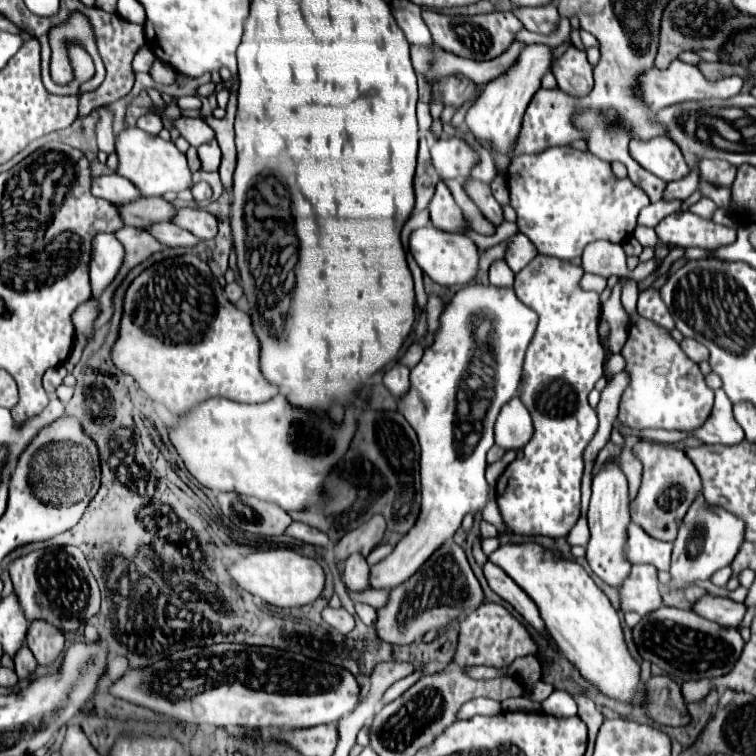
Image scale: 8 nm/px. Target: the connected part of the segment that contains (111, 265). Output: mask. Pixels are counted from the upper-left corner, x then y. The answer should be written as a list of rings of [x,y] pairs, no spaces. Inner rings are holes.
[[[98,234],[92,240],[92,260],[90,260],[90,280],[92,294],[98,296],[116,276],[124,260],[124,248],[114,234]]]

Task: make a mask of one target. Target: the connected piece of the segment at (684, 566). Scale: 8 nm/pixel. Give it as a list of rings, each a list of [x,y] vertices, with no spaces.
[[[702,492],[696,502],[692,502],[682,526],[678,528],[678,536],[672,548],[672,582],[668,588],[686,588],[692,586],[696,580],[708,580],[716,570],[730,566],[734,556],[738,554],[740,546],[744,544],[744,522],[730,514],[728,510],[714,510],[714,506],[706,506],[702,502]]]

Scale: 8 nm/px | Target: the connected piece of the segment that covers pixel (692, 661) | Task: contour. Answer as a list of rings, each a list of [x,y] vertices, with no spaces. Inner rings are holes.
[[[660,606],[658,610],[646,614],[632,628],[632,638],[642,660],[650,660],[652,664],[666,670],[672,678],[680,678],[682,682],[722,676],[730,672],[744,646],[738,628],[724,628],[716,622],[674,606]]]

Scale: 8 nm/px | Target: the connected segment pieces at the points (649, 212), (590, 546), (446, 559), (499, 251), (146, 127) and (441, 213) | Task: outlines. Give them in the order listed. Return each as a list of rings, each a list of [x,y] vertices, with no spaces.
[[[660,201],[644,207],[638,216],[637,225],[655,227],[666,216],[676,213],[683,201]]]
[[[604,464],[598,476],[592,480],[592,500],[588,508],[588,524],[590,524],[590,540],[586,544],[586,560],[592,572],[604,580],[608,586],[622,586],[628,578],[632,564],[626,562],[626,526],[630,524],[628,512],[628,480],[622,470],[614,464]]]
[[[444,542],[422,568],[402,582],[398,588],[390,590],[390,602],[382,610],[376,610],[376,634],[380,640],[390,644],[412,644],[430,630],[440,630],[452,620],[466,618],[470,610],[476,610],[484,602],[484,592],[476,580],[464,550],[454,542]]]
[[[502,242],[500,246],[493,246],[484,250],[484,252],[480,253],[480,270],[484,272],[488,271],[490,268],[490,264],[492,264],[494,260],[502,260],[504,256],[506,256],[506,242]]]
[[[144,114],[144,116],[140,116],[138,122],[136,122],[136,126],[138,126],[140,130],[148,132],[148,134],[158,134],[158,132],[164,128],[164,126],[162,126],[162,120],[156,118],[154,114]]]
[[[438,182],[436,186],[436,194],[430,202],[430,218],[432,218],[432,224],[444,232],[466,234],[468,230],[472,230],[470,222],[464,218],[460,206],[454,202],[444,182]]]

